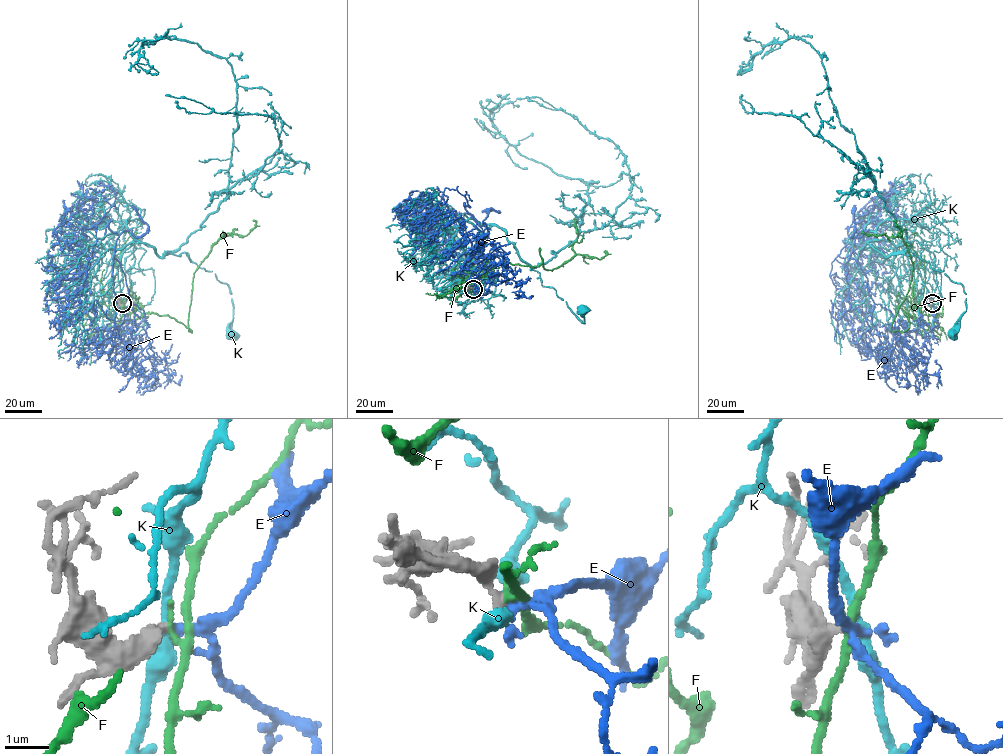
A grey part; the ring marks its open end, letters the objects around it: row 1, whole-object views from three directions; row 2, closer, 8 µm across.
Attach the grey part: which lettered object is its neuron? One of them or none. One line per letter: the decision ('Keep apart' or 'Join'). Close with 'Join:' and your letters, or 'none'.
E: Join
F: Keep apart
K: Keep apart
Join: E

